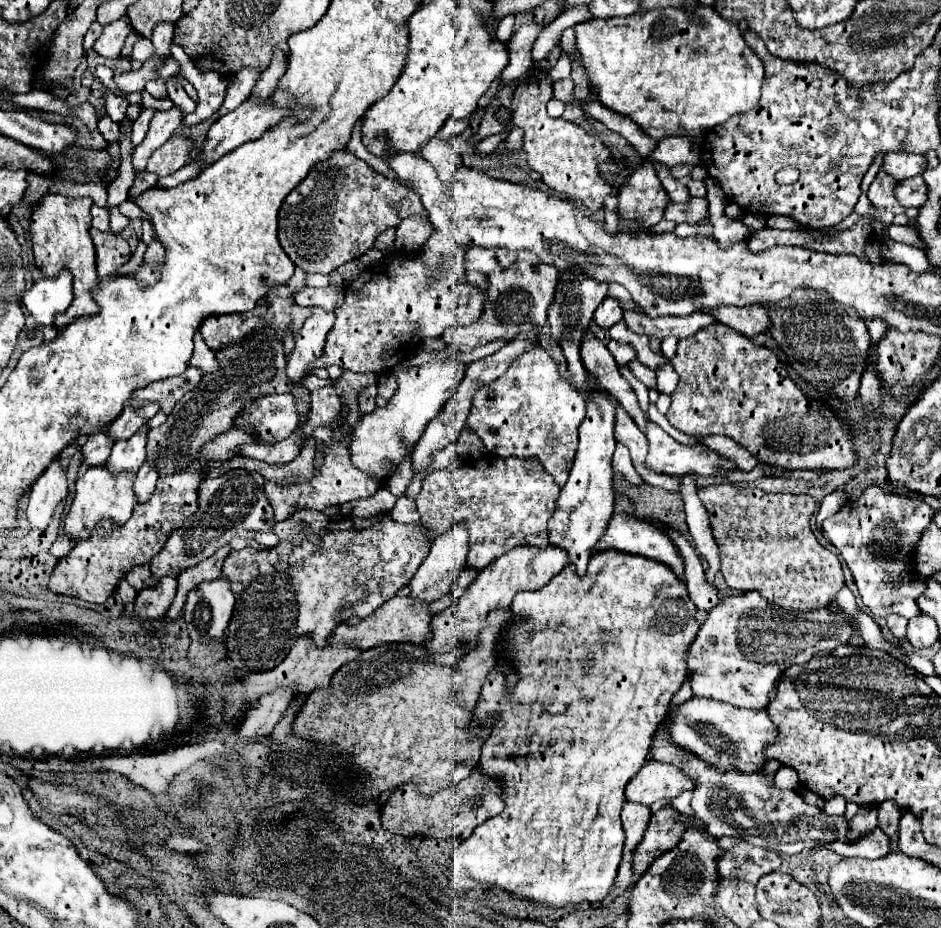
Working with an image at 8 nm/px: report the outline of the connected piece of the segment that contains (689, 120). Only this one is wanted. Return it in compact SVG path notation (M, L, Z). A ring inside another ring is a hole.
M699 4L699 12L685 8L659 8L637 12L625 18L593 18L575 24L577 48L585 70L599 90L599 100L635 120L651 138L661 140L667 134L703 136L717 124L727 122L735 114L745 114L759 104L763 84L763 64L759 56L745 44L739 26L723 20L711 6ZM693 16L703 16L705 24L695 24Z

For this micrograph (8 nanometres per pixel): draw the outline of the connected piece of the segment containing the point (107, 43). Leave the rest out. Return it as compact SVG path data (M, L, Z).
M121 16L119 20L115 20L113 24L107 24L103 28L103 34L99 36L99 40L95 40L93 50L101 56L107 56L107 58L119 58L121 48L125 44L125 38L131 32L133 32L133 28L131 28L129 18Z

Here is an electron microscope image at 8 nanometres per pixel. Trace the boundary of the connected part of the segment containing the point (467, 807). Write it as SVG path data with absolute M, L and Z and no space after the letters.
M473 770L465 780L451 784L449 788L435 794L423 794L411 782L403 784L383 804L381 822L383 828L395 834L425 834L433 838L449 838L461 834L463 838L467 838L475 830L475 826L483 824L491 816L497 816L499 812L503 812L503 808L503 784L499 784L499 778Z

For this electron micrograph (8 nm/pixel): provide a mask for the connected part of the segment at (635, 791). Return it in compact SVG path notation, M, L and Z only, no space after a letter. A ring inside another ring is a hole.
M649 762L645 764L635 778L625 788L625 796L631 802L651 806L663 798L675 798L685 790L693 790L695 780L687 772L667 762Z

